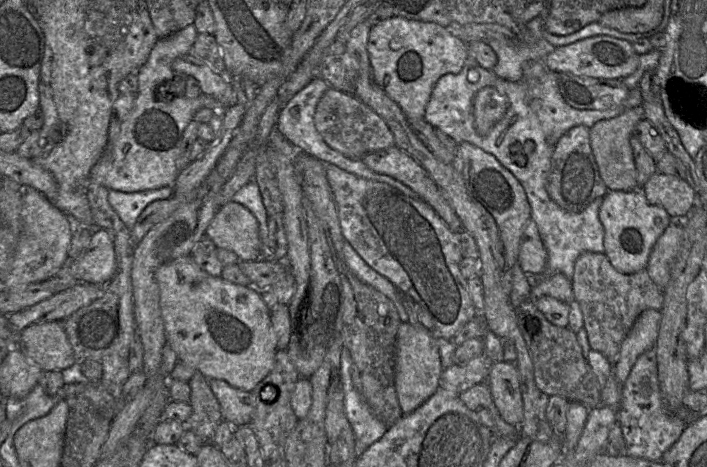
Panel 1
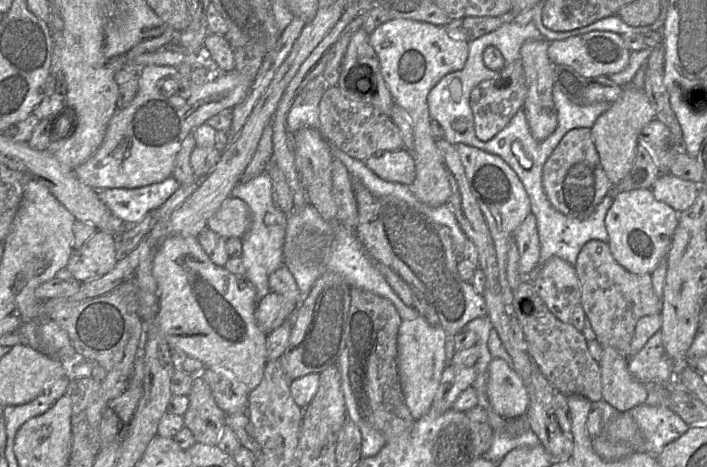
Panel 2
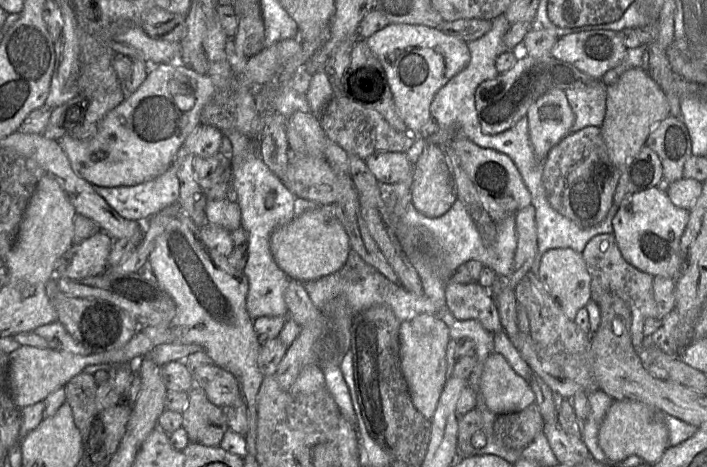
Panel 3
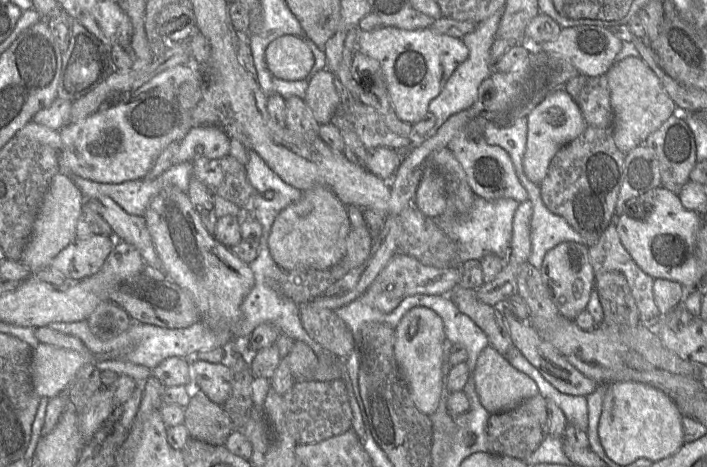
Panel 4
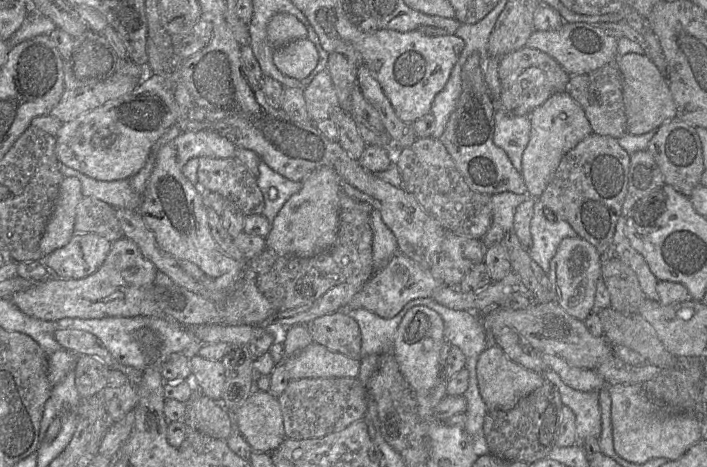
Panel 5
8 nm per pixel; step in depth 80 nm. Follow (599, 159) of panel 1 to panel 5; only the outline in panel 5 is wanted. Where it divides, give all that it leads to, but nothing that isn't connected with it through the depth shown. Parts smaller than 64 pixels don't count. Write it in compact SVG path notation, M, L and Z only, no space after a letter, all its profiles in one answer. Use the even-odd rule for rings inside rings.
M626 54L618 57L617 64L622 76L627 133L642 135L657 130L680 113L672 98L665 76L645 54Z

